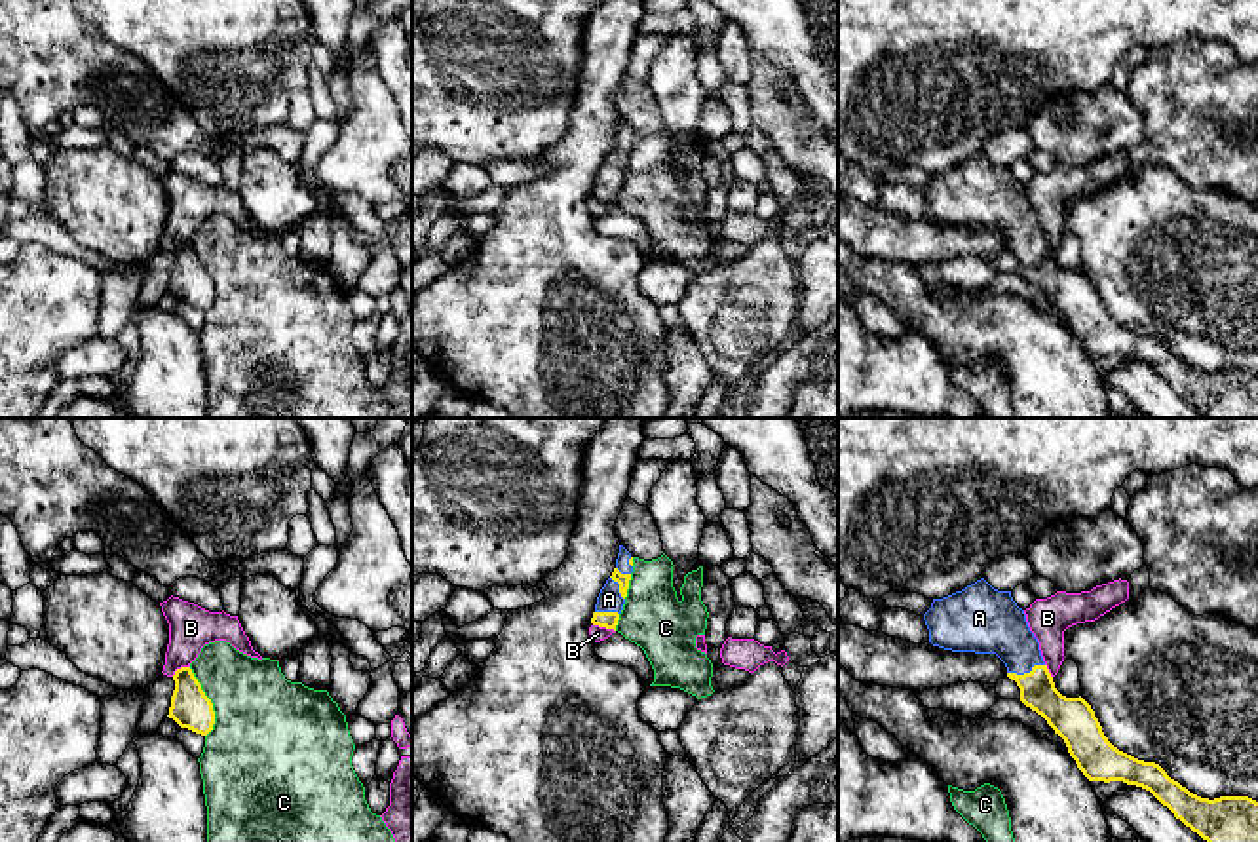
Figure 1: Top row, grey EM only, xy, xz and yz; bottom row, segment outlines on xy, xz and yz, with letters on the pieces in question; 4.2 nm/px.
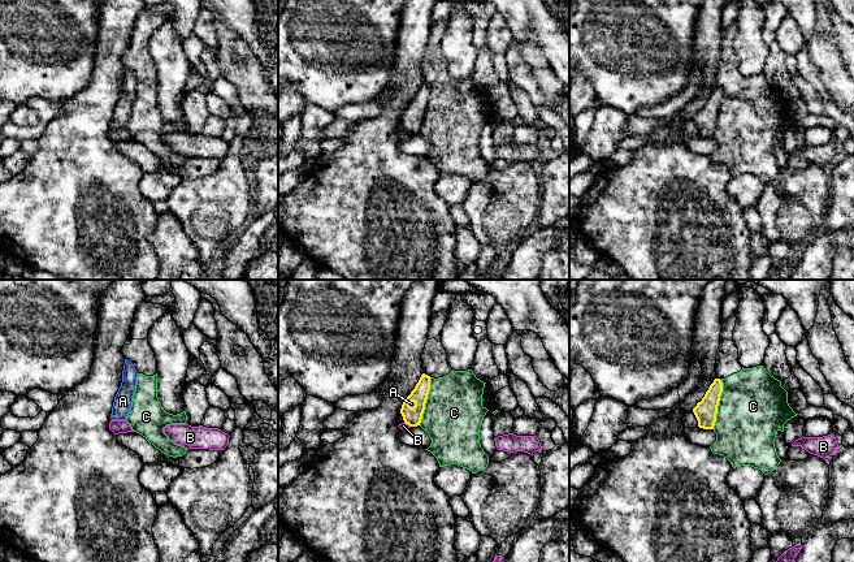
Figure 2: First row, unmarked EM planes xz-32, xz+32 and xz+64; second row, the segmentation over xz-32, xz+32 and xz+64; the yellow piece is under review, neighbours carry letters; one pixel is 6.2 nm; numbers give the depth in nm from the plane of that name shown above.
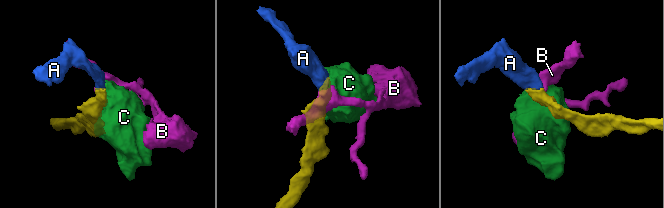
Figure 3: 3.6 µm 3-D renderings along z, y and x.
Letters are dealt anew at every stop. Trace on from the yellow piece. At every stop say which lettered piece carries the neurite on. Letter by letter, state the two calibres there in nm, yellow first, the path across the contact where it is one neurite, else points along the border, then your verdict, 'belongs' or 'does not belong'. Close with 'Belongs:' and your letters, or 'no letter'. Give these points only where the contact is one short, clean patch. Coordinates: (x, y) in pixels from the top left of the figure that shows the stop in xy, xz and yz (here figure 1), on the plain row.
A: 160/260 nm | across yz (1067, 289), (1025, 248), (1021, 227), (992, 198) | belongs
B: 70/70 nm | along xz (593, 198), (614, 206) | does not belong
C: 170/420 nm | does not belong
Belongs: A

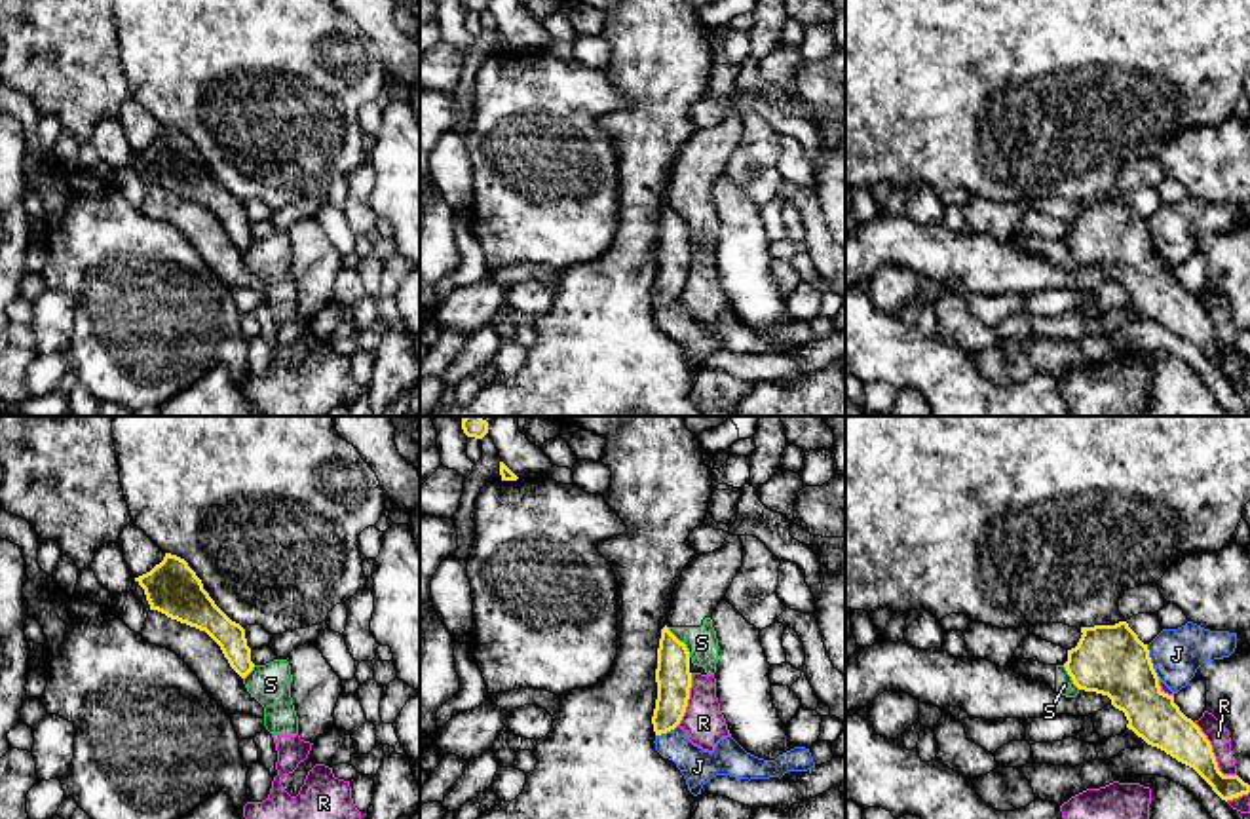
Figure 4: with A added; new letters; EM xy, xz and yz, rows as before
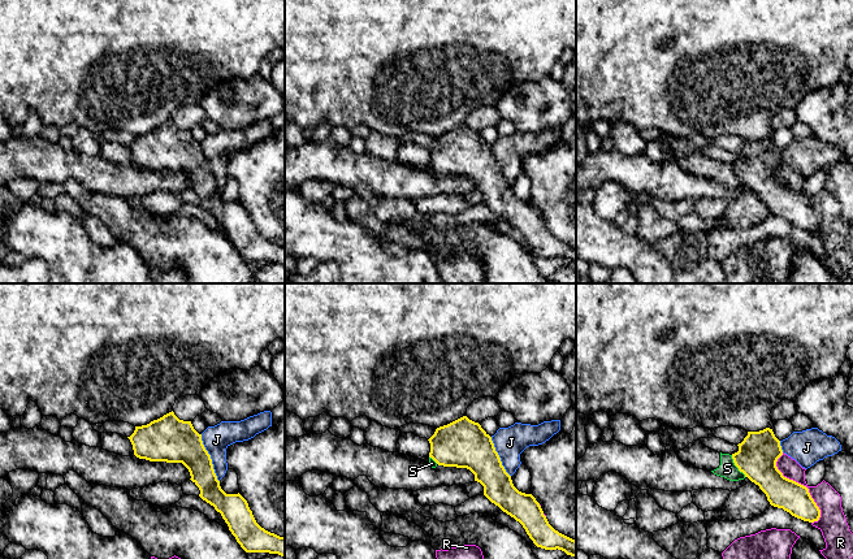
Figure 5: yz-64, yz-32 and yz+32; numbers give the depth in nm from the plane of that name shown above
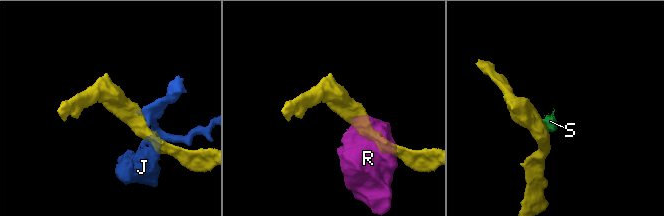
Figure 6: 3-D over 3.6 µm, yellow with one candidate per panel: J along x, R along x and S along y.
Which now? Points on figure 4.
J: 300/220 nm | along yz (1146, 219), (1152, 242), (1159, 251) | does not belong
R: 190/90 nm | does not belong
S: 150/140 nm | along xz (667, 202), (690, 230) | does not belong
Belongs: no letter

